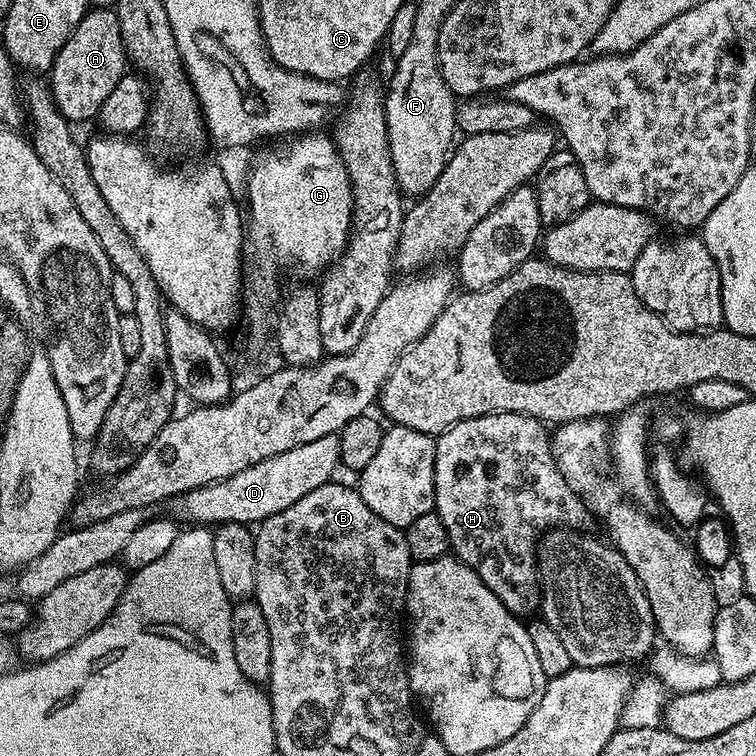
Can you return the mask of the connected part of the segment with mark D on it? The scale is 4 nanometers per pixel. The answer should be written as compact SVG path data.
M324 435L292 450L283 451L282 454L263 459L262 462L231 475L229 479L169 497L164 504L167 510L165 513L178 522L200 526L221 523L258 524L267 517L286 510L287 506L292 506L311 490L329 483L339 466L339 435Z

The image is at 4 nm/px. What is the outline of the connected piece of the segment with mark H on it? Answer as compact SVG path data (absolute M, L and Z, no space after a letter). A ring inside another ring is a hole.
M486 414L450 426L435 442L434 510L450 534L451 555L474 570L513 616L531 617L542 599L538 545L544 533L554 528L588 530L594 521L592 509L558 470L549 429L526 414Z

